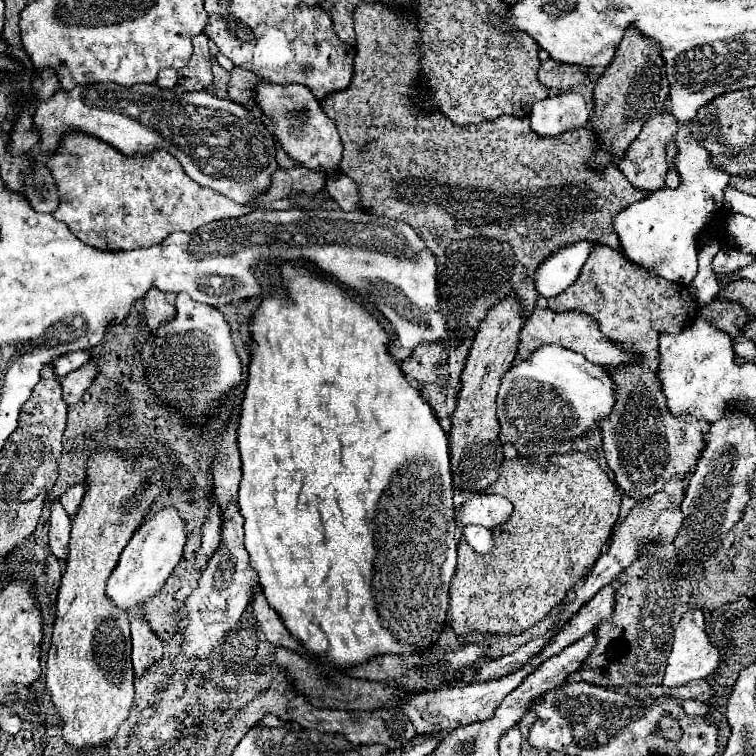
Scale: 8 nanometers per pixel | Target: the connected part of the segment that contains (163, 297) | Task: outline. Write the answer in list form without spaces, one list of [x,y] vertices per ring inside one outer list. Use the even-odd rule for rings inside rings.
[[[152,287],[144,297],[142,297],[142,307],[144,307],[144,315],[146,315],[146,323],[148,327],[154,331],[162,321],[168,321],[170,317],[174,317],[176,309],[174,309],[174,301],[176,301],[176,293],[164,293],[156,287]]]

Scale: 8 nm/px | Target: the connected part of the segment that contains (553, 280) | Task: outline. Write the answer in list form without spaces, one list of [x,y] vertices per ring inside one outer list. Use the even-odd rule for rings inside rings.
[[[576,241],[560,247],[550,257],[546,257],[534,273],[534,287],[538,295],[554,297],[568,289],[578,279],[580,269],[590,255],[590,249],[592,243]]]

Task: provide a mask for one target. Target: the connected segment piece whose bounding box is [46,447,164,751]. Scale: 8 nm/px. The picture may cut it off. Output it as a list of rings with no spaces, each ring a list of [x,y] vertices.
[[[108,447],[98,449],[88,465],[88,491],[78,515],[72,519],[66,571],[58,589],[52,645],[46,661],[48,691],[64,723],[62,737],[78,751],[96,749],[112,741],[134,703],[130,617],[118,613],[106,601],[106,595],[90,593],[104,593],[106,579],[114,571],[126,541],[144,523],[150,503],[162,491],[162,477],[164,471],[158,457],[140,455],[128,461]]]

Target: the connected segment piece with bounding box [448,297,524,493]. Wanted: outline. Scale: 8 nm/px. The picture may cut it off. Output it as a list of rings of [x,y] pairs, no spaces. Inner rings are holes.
[[[514,297],[494,305],[486,321],[480,325],[474,343],[470,347],[466,365],[462,369],[460,381],[462,389],[456,397],[456,409],[452,413],[452,431],[448,435],[450,441],[450,461],[454,487],[460,491],[482,493],[494,481],[498,481],[498,471],[504,459],[502,441],[500,441],[500,425],[496,417],[496,397],[502,385],[502,375],[512,367],[516,357],[518,337],[524,321],[520,319],[520,309]]]

